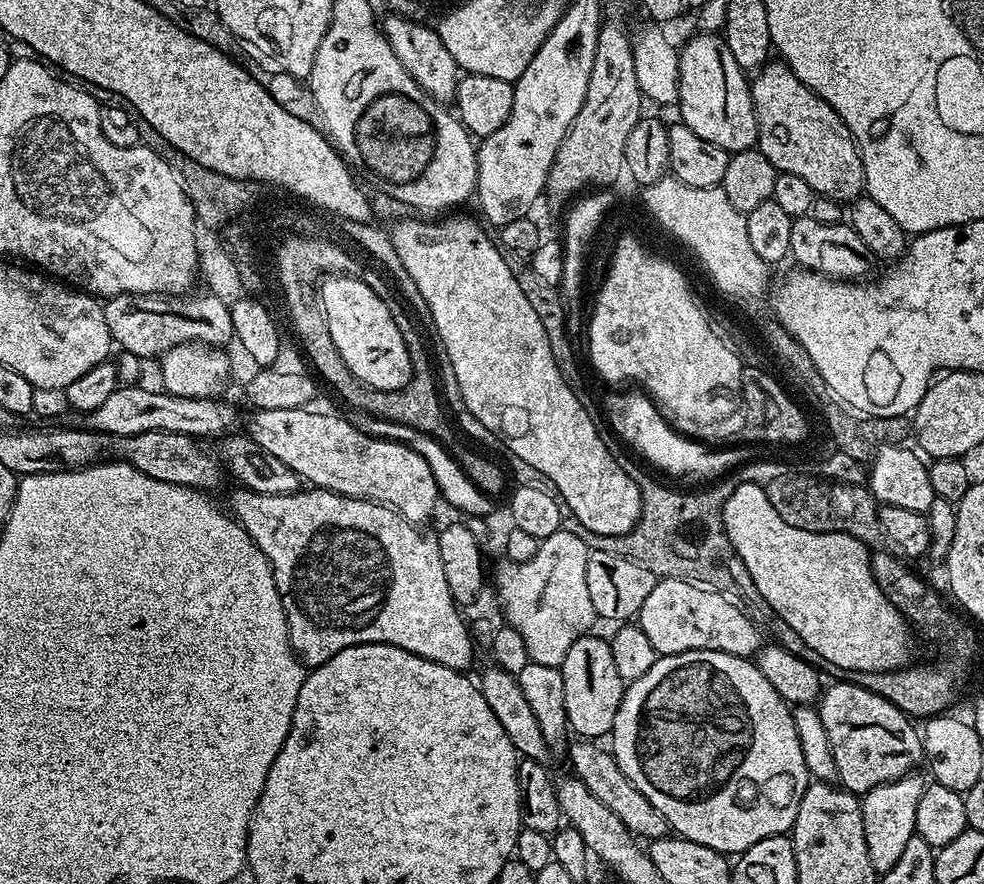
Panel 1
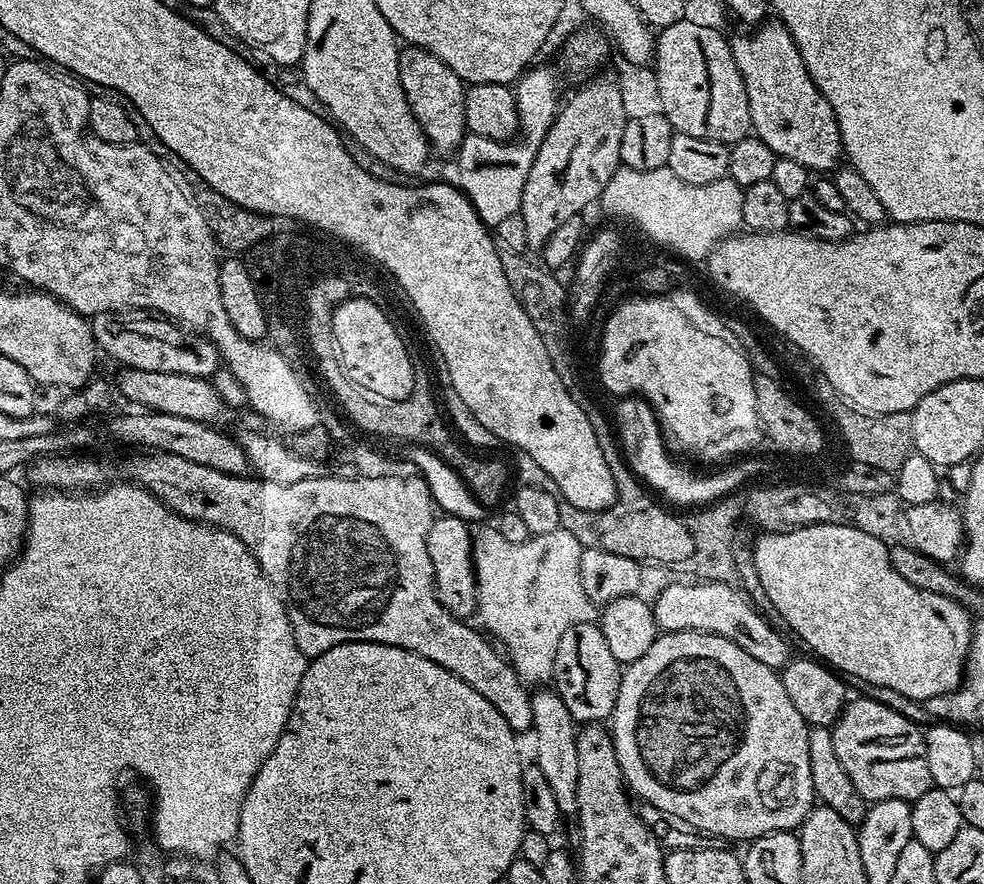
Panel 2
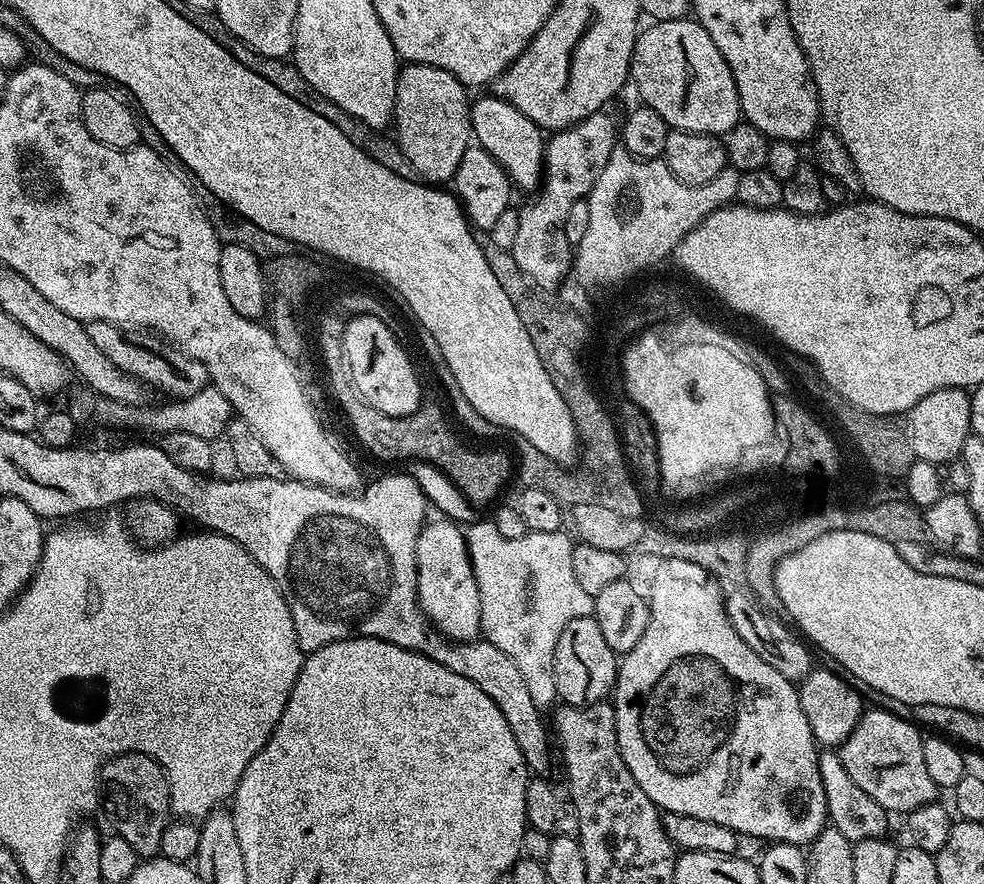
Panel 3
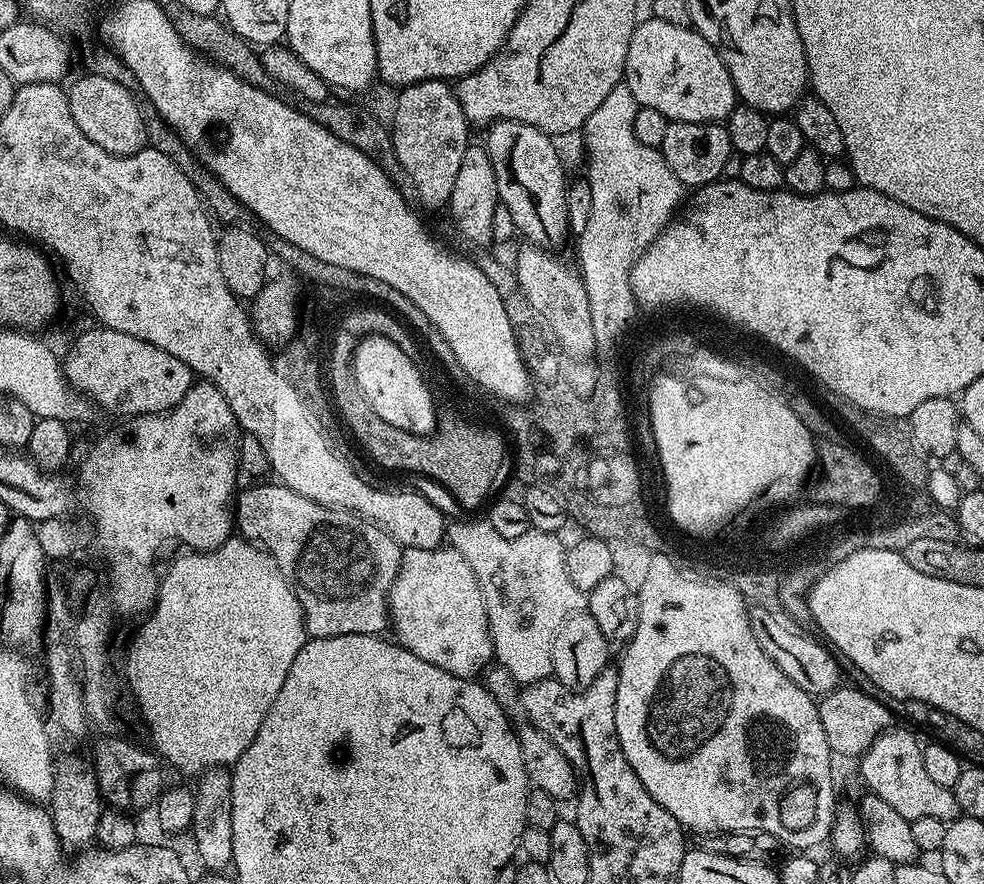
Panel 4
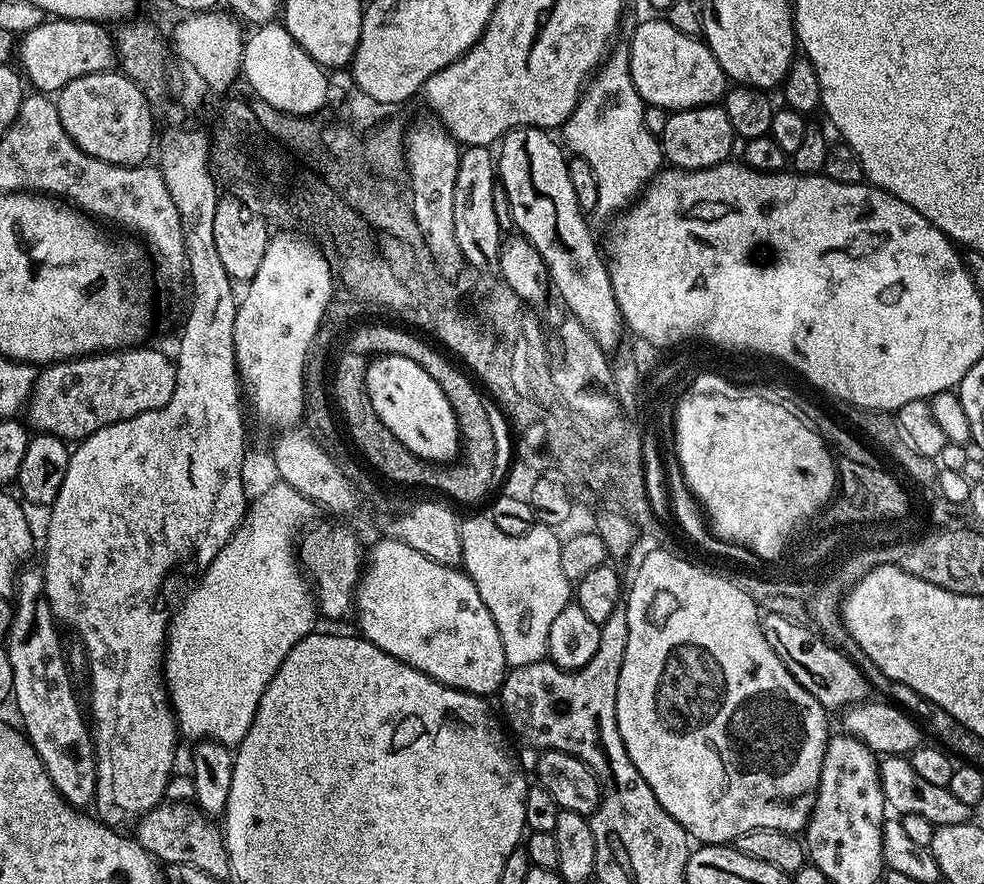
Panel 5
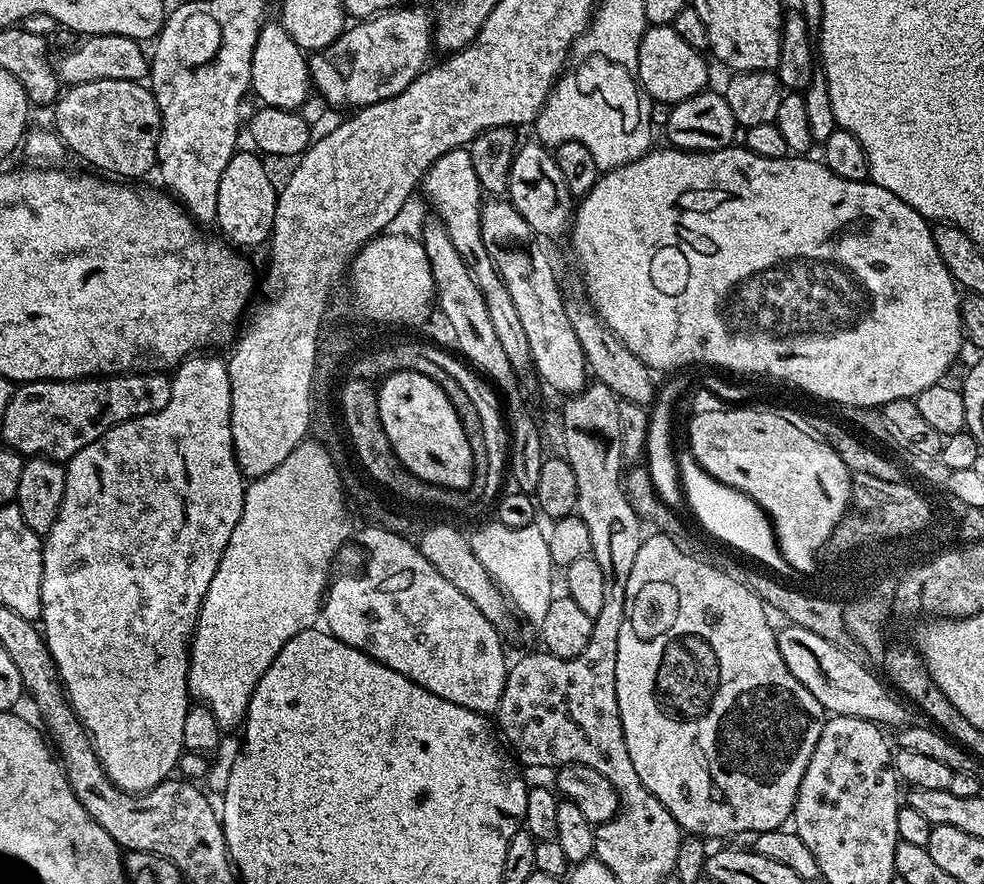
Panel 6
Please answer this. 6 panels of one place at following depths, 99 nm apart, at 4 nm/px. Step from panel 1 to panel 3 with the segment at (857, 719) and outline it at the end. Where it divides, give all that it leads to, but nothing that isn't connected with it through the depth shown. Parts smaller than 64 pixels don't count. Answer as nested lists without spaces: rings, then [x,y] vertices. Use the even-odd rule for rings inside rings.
[[[879,706],[865,711],[860,717],[858,726],[839,745],[842,766],[854,783],[878,806],[882,806],[889,814],[907,814],[927,804],[935,804],[938,800],[938,789],[934,778],[930,778],[926,770],[926,762],[922,758],[924,736],[921,729],[911,719],[896,716],[887,708]]]

